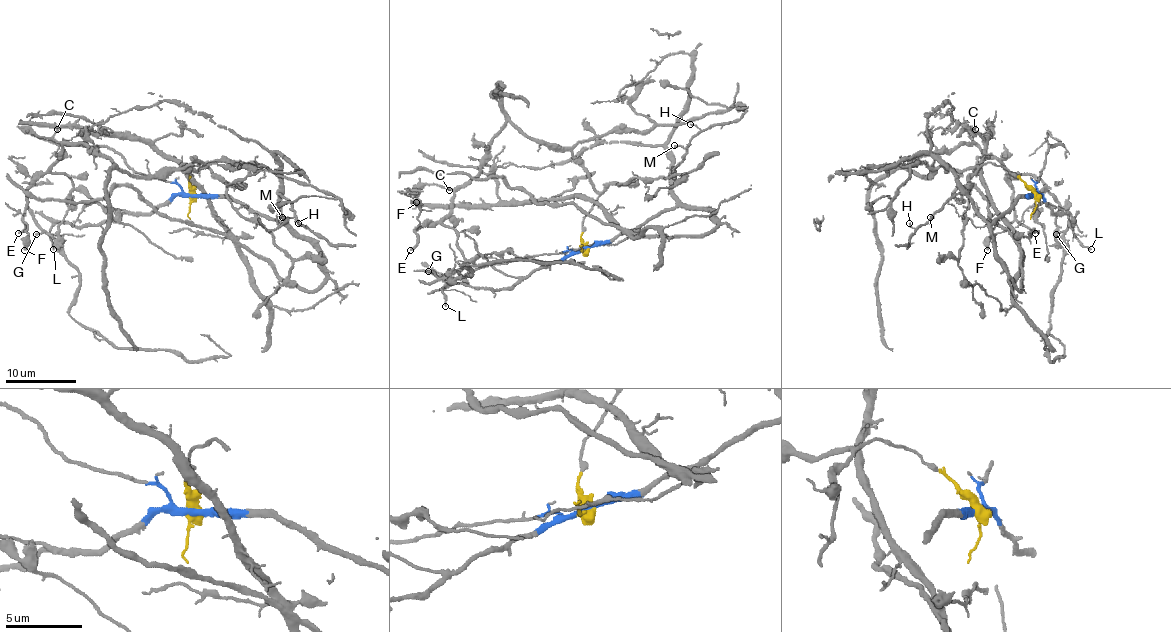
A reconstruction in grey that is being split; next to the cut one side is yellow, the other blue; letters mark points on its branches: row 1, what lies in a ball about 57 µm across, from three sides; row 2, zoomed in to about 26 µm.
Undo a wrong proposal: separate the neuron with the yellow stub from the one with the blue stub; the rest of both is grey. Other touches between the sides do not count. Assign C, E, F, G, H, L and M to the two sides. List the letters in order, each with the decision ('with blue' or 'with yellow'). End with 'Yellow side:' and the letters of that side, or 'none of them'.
C: with yellow
E: with yellow
F: with yellow
G: with yellow
H: with blue
L: with blue
M: with blue
Yellow side: C, E, F, G

